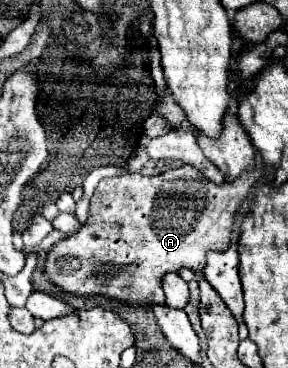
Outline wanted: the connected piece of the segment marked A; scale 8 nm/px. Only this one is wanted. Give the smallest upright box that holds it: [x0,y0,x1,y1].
[44,165,262,307]

